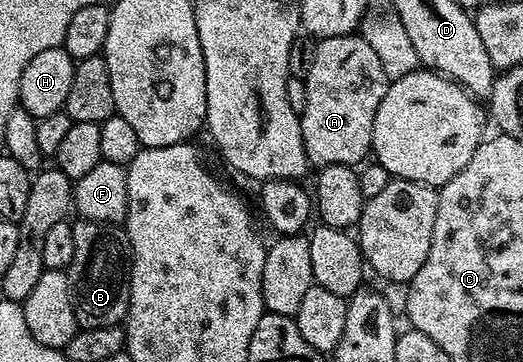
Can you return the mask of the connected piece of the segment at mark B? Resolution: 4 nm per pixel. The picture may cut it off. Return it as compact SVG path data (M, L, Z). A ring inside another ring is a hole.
M81 217L72 222L72 231L74 260L70 260L66 273L77 327L85 330L121 325L128 316L130 304L128 281L132 275L132 249L128 231L120 224Z

